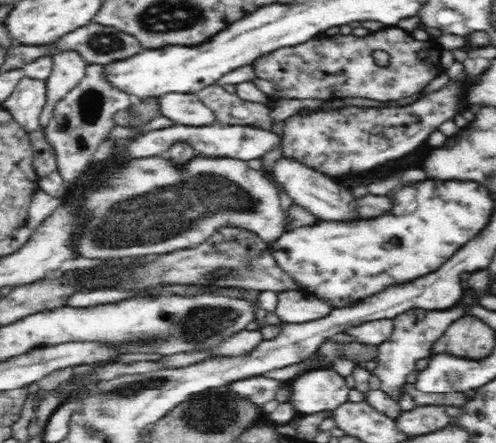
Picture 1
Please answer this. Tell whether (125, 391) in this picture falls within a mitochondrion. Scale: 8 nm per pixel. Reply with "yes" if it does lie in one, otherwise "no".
yes

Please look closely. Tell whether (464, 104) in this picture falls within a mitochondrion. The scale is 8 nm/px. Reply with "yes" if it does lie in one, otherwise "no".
no

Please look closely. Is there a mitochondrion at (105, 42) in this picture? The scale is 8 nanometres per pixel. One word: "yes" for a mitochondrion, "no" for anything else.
yes

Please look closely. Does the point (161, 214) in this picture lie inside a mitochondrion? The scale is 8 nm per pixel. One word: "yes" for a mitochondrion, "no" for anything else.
yes

